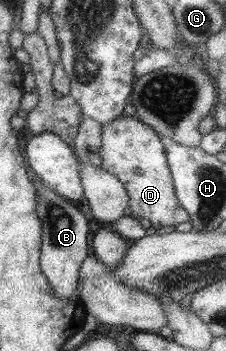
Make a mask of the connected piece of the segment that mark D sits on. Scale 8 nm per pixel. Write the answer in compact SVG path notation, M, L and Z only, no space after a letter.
M118 116L115 120L101 125L101 140L99 156L103 170L112 174L125 189L128 196L127 213L133 218L144 218L151 222L151 229L160 229L164 226L175 226L188 221L189 216L181 208L174 194L174 180L171 178L168 162L166 161L164 145L153 130L142 124L133 116Z

